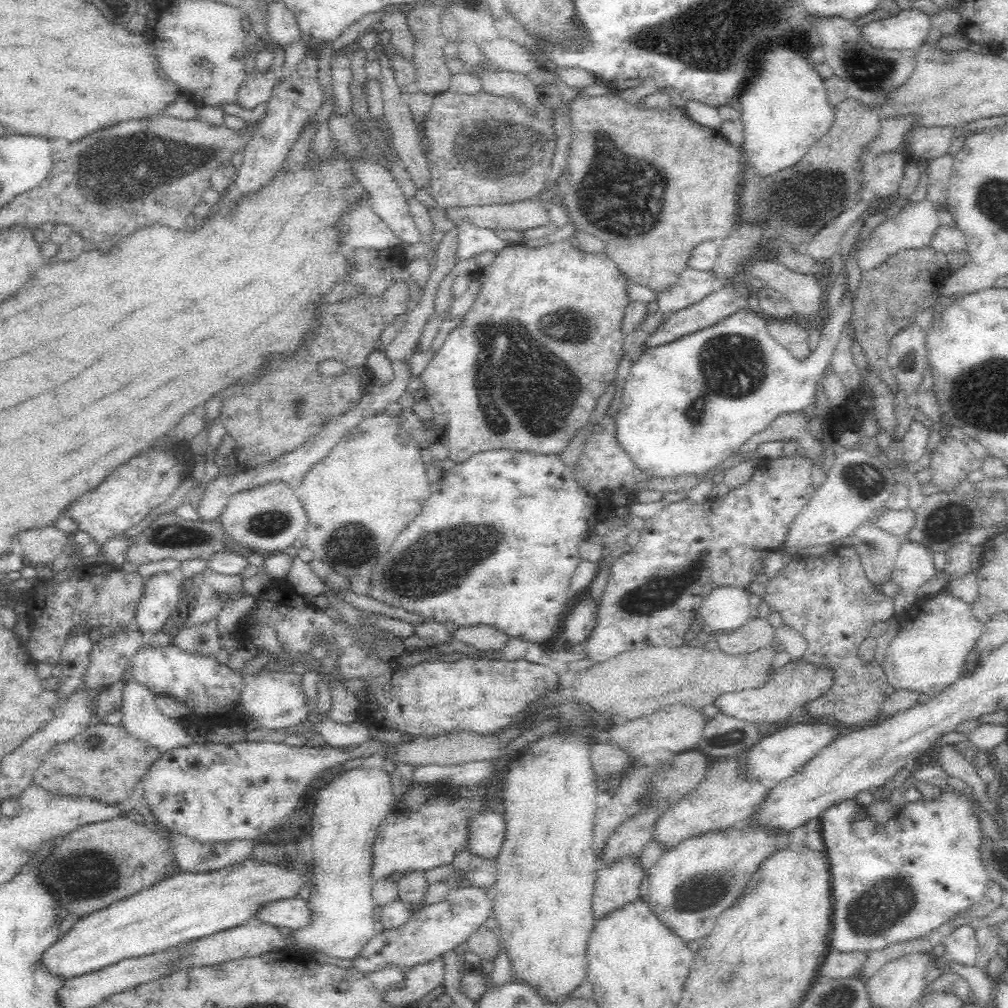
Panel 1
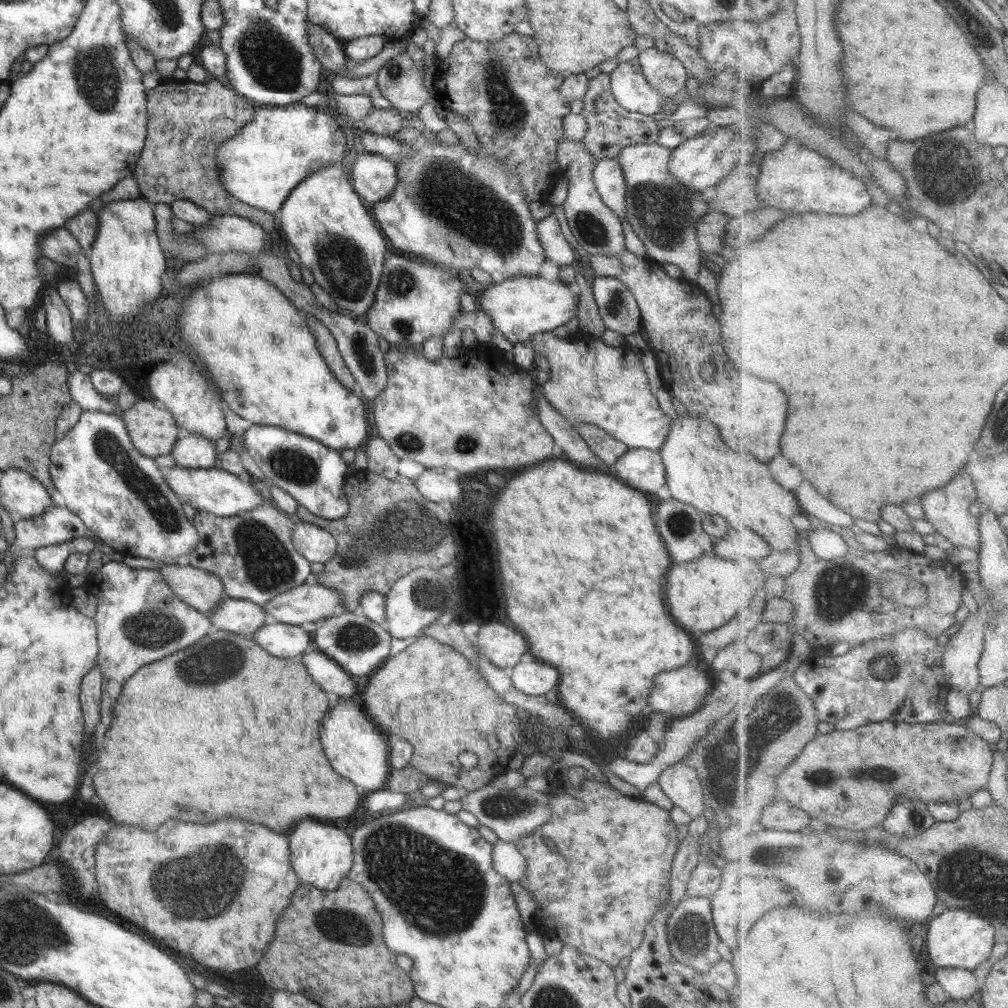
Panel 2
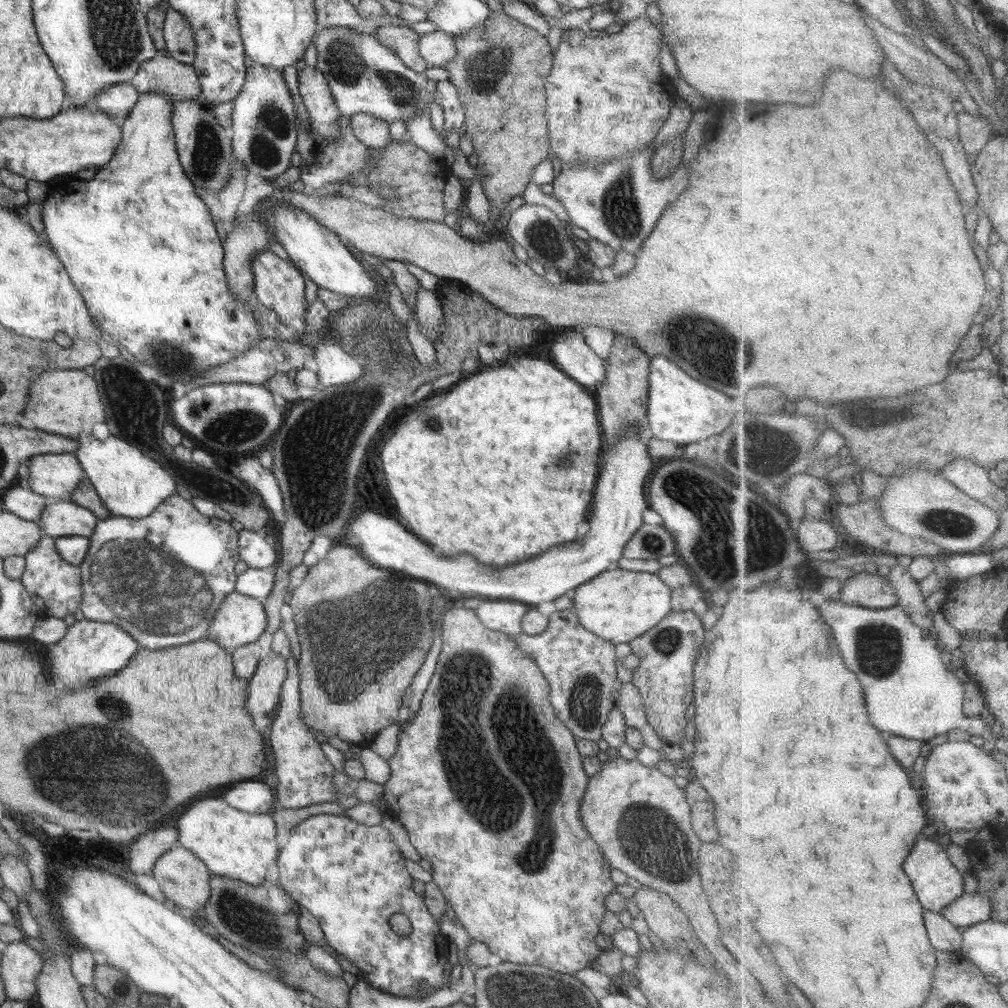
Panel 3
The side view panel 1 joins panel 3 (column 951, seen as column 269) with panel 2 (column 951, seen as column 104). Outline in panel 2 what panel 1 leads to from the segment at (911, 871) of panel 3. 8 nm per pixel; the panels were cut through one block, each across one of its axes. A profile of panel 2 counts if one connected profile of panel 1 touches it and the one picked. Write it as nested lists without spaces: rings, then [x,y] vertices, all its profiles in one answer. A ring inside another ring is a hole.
[[[950,908],[942,916],[930,922],[928,932],[928,956],[940,967],[958,967],[976,970],[982,962],[993,960],[994,946],[996,946],[996,926],[966,908]]]

